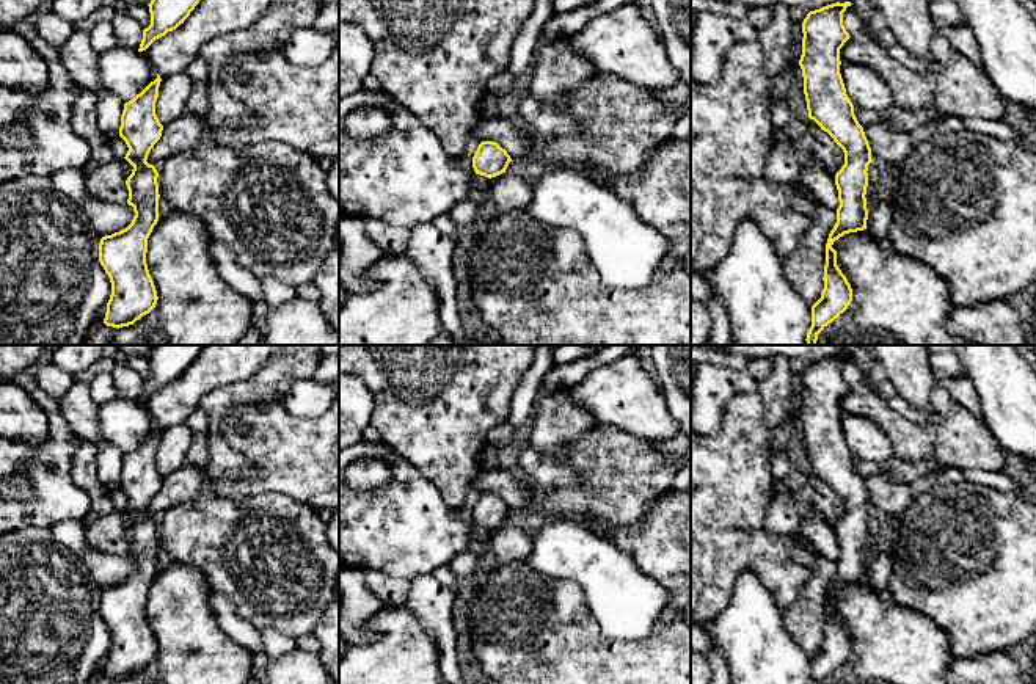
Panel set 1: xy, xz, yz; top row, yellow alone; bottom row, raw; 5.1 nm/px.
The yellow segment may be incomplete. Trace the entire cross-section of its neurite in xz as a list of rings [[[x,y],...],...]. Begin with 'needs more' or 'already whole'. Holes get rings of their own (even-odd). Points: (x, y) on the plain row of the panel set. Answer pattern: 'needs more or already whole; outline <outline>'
already whole; outline [[[482,493],[472,508],[472,519],[476,526],[491,530],[505,524],[510,513],[510,507],[498,494]]]

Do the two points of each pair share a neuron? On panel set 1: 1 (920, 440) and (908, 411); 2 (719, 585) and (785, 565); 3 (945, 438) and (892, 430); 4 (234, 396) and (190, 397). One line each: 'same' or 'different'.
1: different
2: same
3: same
4: different

